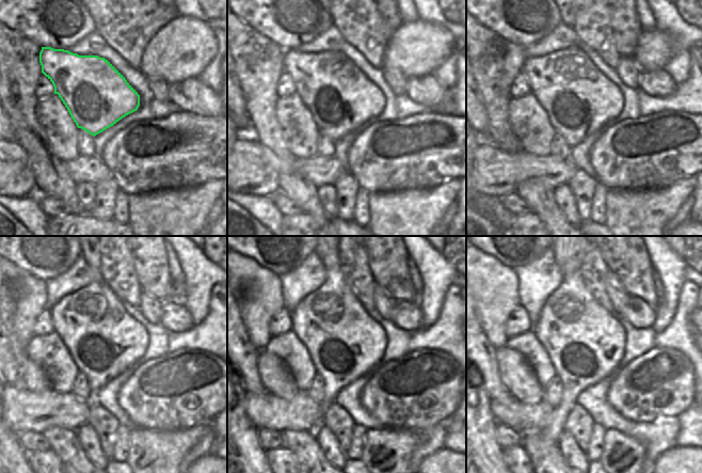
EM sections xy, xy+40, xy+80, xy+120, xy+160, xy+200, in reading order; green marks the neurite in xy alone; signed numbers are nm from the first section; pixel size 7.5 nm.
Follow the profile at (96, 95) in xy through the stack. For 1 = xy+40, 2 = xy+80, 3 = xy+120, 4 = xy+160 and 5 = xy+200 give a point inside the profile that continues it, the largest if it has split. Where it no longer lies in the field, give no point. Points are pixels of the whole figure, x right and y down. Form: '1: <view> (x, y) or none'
1: xy+40 (339, 97)
2: xy+80 (578, 98)
3: xy+120 (102, 339)
4: xy+160 (344, 342)
5: xy+200 (584, 342)

